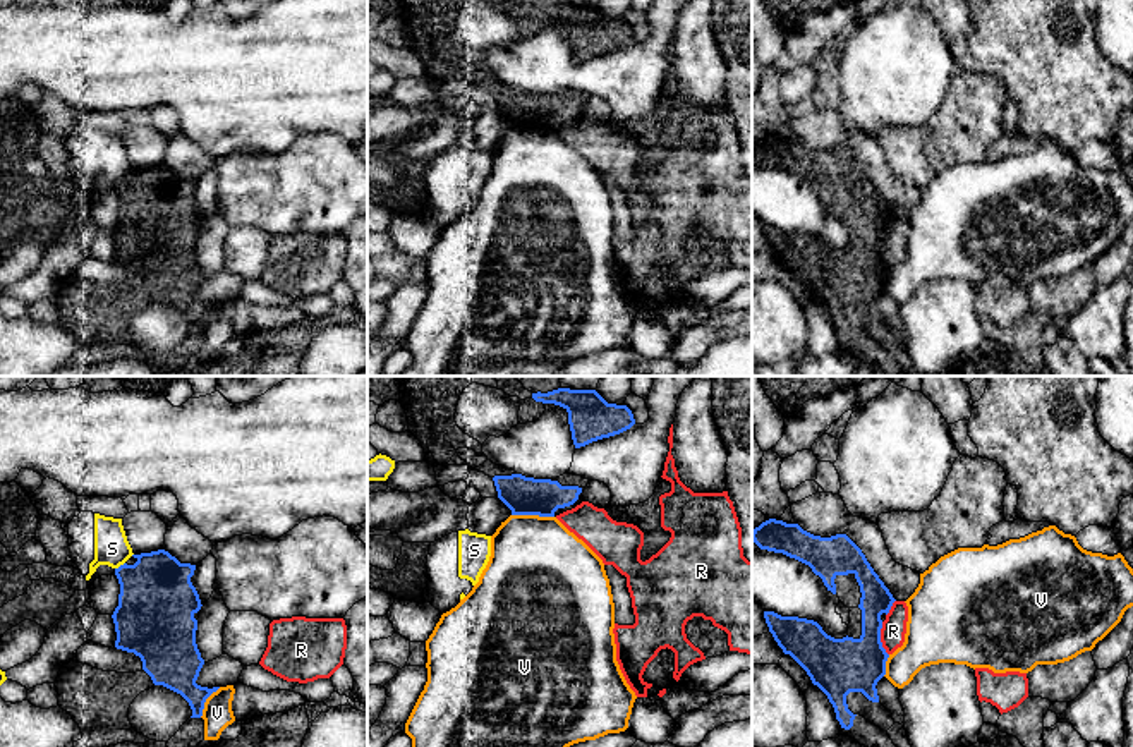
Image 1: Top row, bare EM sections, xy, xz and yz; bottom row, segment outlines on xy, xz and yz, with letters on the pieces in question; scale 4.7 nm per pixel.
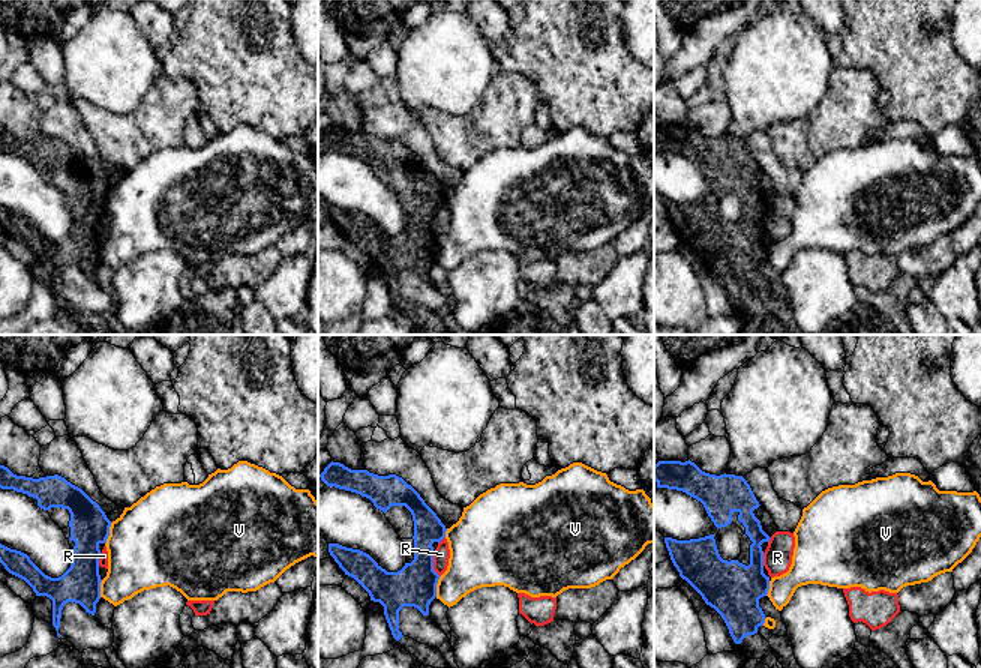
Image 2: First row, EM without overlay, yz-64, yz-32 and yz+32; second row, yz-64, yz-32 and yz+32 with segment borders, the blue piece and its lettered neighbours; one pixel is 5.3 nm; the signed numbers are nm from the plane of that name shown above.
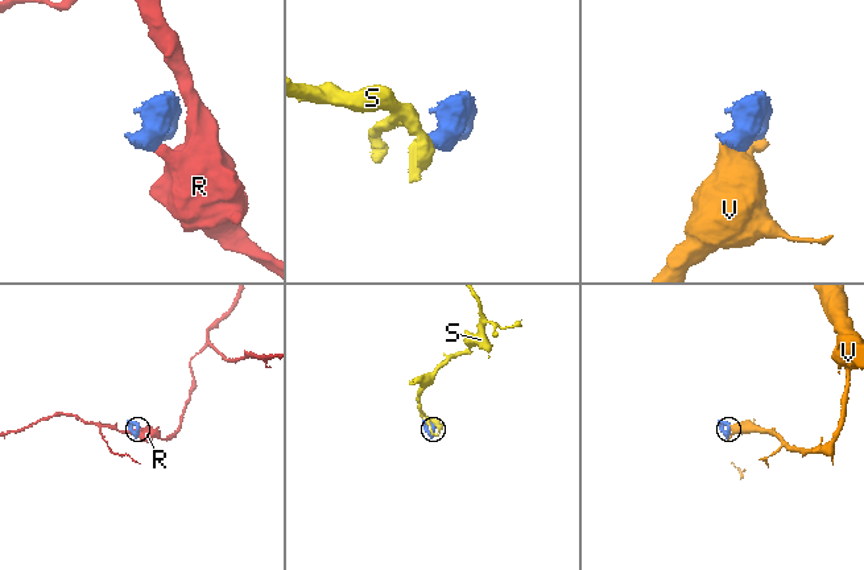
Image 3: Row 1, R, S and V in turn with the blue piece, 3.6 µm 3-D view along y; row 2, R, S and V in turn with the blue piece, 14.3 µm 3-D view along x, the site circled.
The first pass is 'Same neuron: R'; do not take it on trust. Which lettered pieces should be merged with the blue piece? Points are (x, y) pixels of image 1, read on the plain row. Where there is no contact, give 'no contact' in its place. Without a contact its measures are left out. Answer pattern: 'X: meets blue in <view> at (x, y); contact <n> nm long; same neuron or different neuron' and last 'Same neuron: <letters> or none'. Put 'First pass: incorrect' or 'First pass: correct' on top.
First pass: incorrect
R: meets blue in yz at (879, 255); contact 160 nm long; different neuron
S: meets blue in xy at (121, 181); contact 60 nm long; different neuron
V: meets blue in xz at (533, 129); contact 200 nm long; different neuron
Same neuron: none

